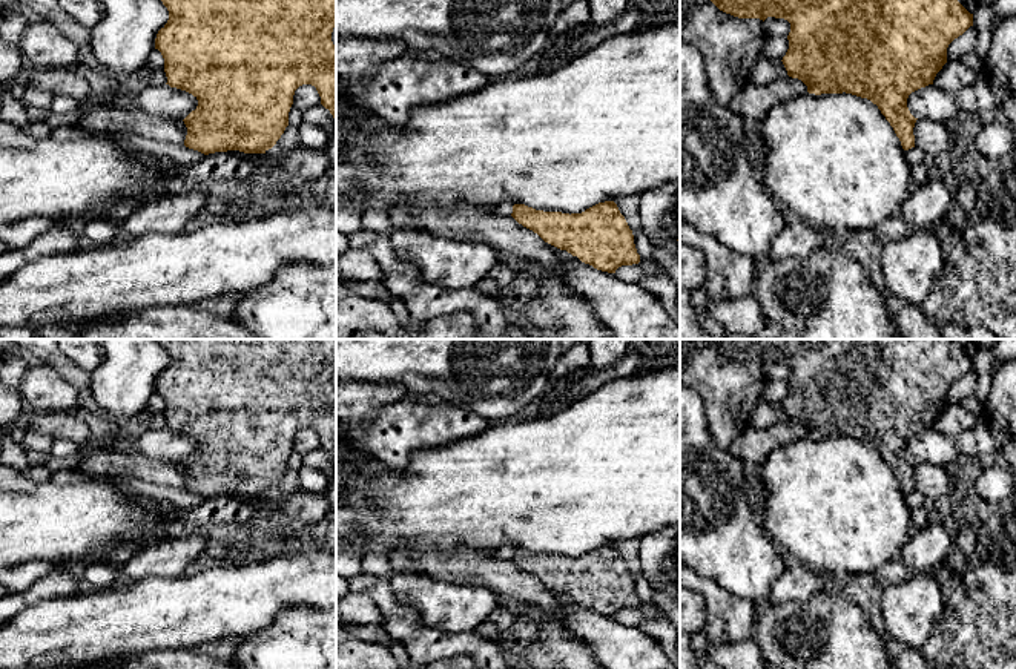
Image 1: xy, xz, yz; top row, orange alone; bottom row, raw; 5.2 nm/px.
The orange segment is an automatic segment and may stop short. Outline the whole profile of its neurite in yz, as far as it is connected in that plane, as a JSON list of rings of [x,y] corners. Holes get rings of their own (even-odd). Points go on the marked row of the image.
[[[711,0],[720,11],[738,18],[767,17],[790,23],[789,49],[783,57],[787,75],[801,80],[809,94],[852,94],[870,100],[893,127],[904,150],[915,147],[915,118],[907,98],[933,84],[947,63],[948,44],[973,26],[970,14],[958,0]]]

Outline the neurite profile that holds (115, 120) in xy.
[[[100,106],[89,109],[78,127],[95,135],[140,135],[164,143],[184,144],[187,127],[183,120],[161,118],[138,109]]]

